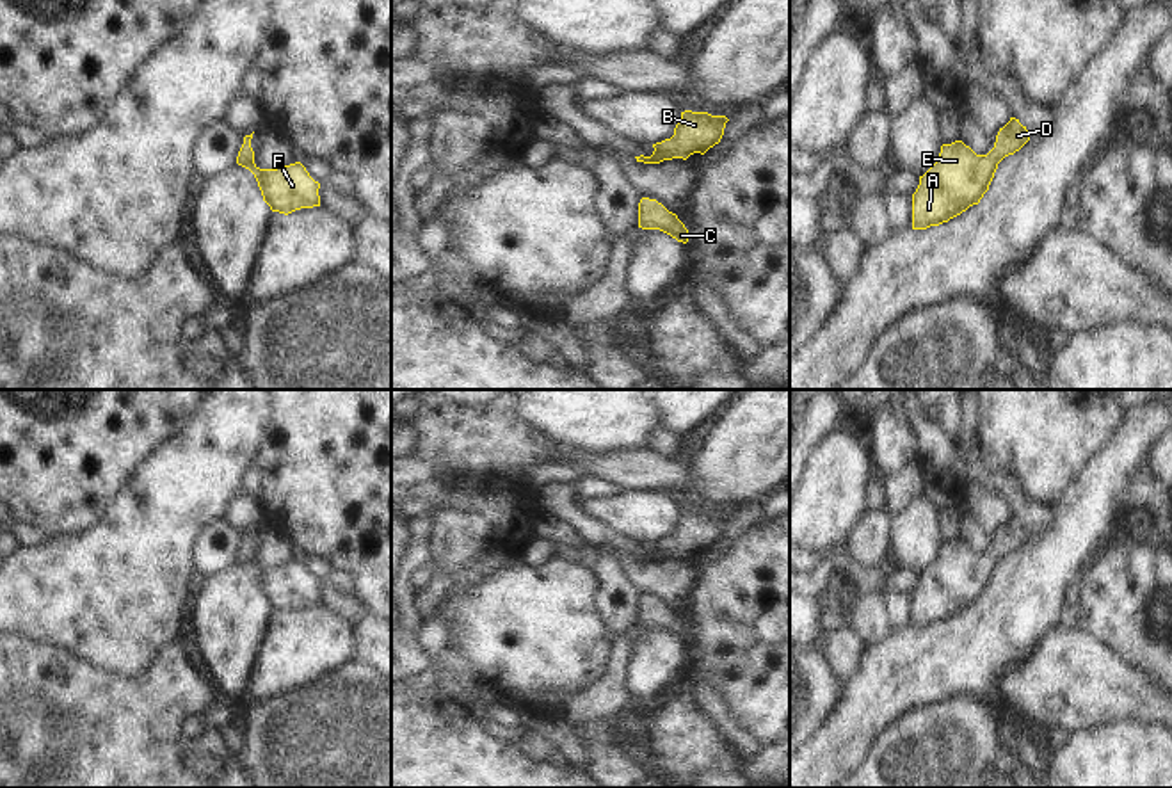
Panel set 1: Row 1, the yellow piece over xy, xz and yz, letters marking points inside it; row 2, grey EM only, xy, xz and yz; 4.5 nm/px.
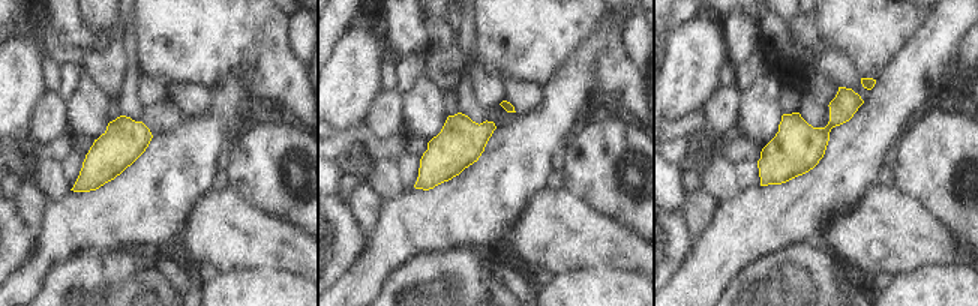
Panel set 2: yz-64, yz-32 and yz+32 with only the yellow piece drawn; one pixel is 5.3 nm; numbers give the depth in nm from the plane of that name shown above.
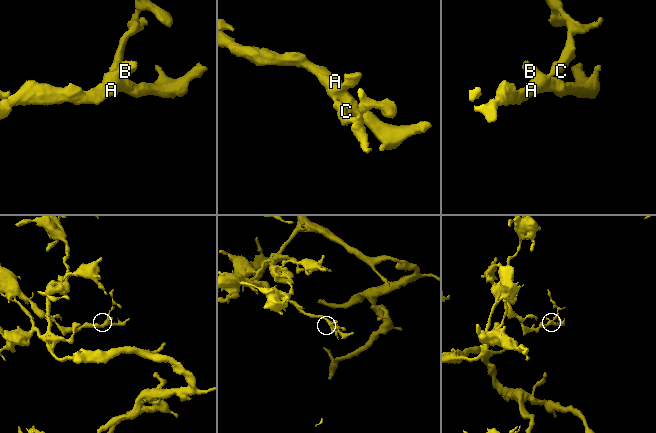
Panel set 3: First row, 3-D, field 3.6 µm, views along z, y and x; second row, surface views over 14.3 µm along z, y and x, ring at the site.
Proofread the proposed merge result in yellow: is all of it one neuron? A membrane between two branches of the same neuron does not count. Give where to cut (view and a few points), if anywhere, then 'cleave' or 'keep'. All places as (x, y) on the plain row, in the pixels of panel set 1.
no cut | keep

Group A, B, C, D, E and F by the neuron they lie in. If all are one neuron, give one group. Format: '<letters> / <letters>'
A B C D E F

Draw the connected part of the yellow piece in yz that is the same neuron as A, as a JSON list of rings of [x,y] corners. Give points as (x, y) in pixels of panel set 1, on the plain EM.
[[[1010,516],[987,553],[976,553],[962,539],[943,543],[935,562],[919,575],[912,592],[912,628],[939,624],[978,603],[989,589],[998,562],[1028,539],[1026,525]]]

